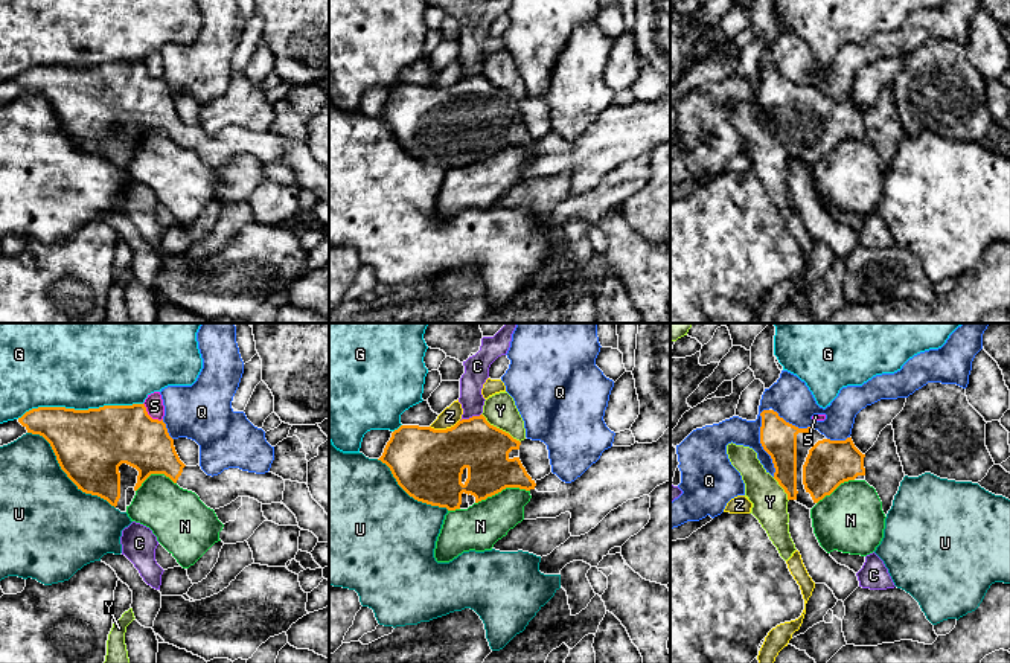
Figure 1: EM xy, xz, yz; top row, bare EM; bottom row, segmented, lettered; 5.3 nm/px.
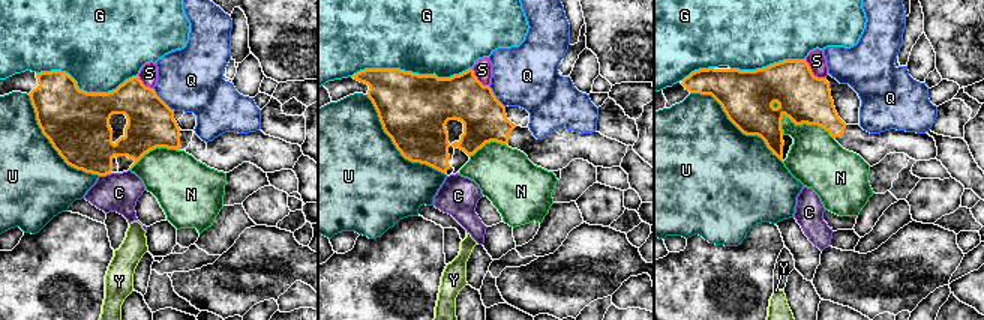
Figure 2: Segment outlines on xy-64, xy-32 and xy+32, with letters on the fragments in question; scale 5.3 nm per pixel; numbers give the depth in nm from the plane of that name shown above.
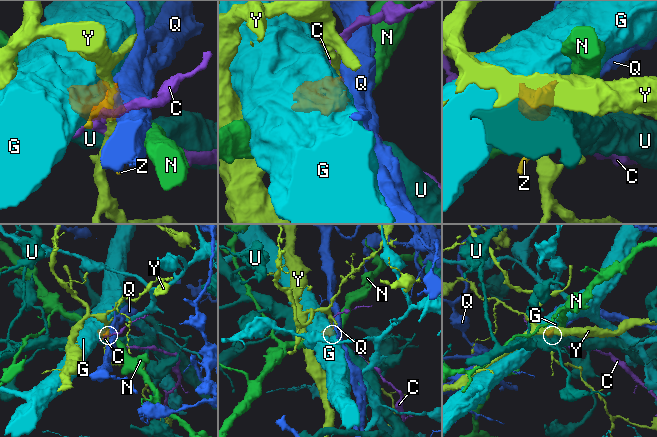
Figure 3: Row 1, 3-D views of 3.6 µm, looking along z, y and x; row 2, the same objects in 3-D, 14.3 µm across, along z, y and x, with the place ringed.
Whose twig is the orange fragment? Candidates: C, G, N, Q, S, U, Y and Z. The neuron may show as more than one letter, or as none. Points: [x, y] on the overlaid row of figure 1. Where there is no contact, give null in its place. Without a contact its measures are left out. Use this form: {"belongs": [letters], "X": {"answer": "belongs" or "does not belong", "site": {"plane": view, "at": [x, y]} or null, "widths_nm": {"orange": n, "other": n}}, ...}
{"belongs": [], "C": {"answer": "does not belong", "site": {"plane": "xz", "at": [469, 418]}, "widths_nm": {"orange": 280, "other": 130}}, "G": {"answer": "does not belong", "site": {"plane": "xy", "at": [79, 410]}, "widths_nm": {"orange": 380, "other": 480}}, "N": {"answer": "does not belong", "site": {"plane": "xz", "at": [501, 490]}, "widths_nm": {"orange": 260, "other": 240}}, "Q": {"answer": "does not belong", "site": {"plane": "yz", "at": [760, 442]}, "widths_nm": {"orange": 190, "other": 160}}, "S": {"answer": "does not belong", "site": {"plane": "xy", "at": [148, 415]}, "widths_nm": {"orange": 320, "other": 100}}, "U": {"answer": "does not belong", "site": {"plane": "xy", "at": [64, 471]}, "widths_nm": {"orange": 380, "other": 440}}, "Y": {"answer": "does not belong", "site": {"plane": "xz", "at": [498, 429]}, "widths_nm": {"orange": 260, "other": 170}}, "Z": {"answer": "does not belong", "site": {"plane": "xz", "at": [444, 430]}, "widths_nm": {"orange": 380, "other": 100}}}

